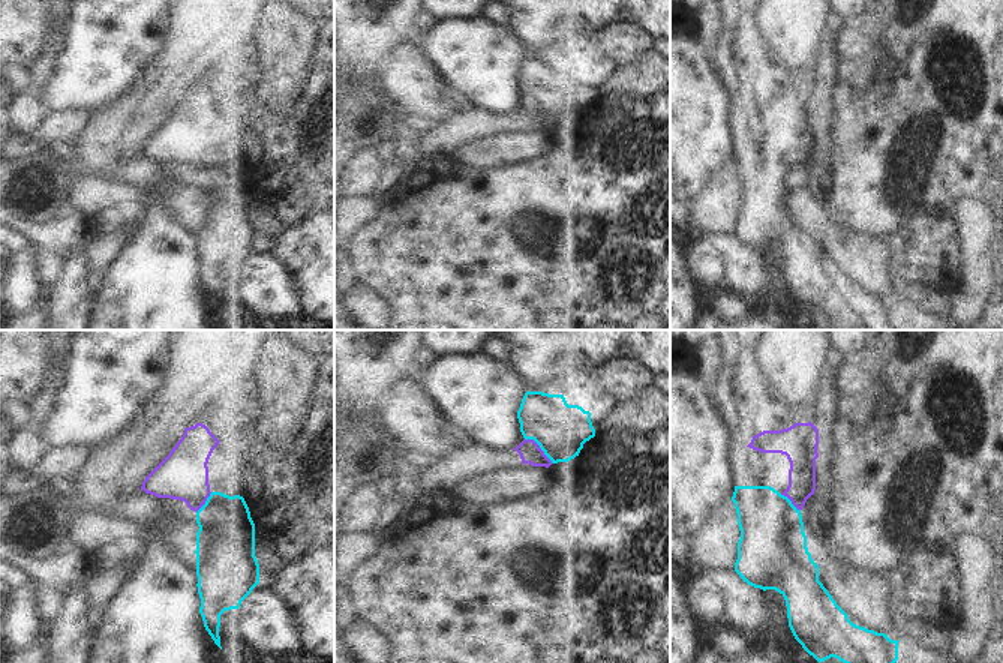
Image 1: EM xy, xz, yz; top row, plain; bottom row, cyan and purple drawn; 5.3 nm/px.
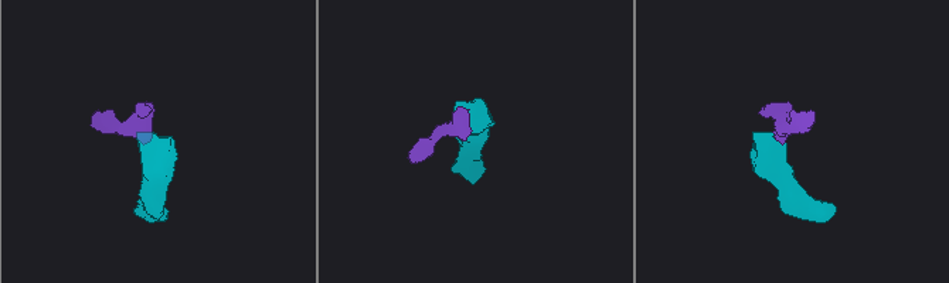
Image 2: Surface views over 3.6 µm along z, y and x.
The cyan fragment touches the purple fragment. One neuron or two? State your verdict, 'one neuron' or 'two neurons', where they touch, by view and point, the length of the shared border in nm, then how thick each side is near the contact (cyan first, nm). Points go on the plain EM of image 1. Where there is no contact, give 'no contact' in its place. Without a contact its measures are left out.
one neuron | xz (540, 111) | 200 nm | 280/120 nm

